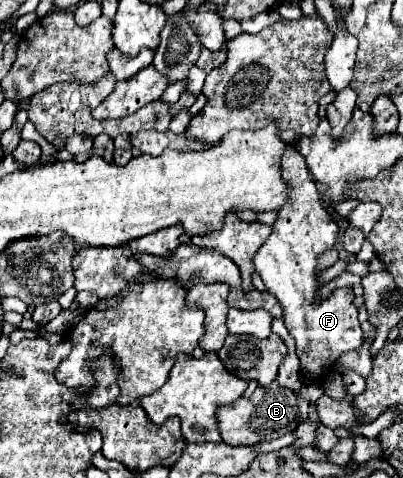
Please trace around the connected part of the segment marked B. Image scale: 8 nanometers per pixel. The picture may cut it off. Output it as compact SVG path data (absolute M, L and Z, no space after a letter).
M275 380L269 388L259 386L251 394L251 398L239 398L231 406L221 406L221 410L217 410L217 420L219 420L219 432L223 436L223 442L229 446L249 446L261 440L275 440L297 428L299 424L297 396L293 390L281 386Z

